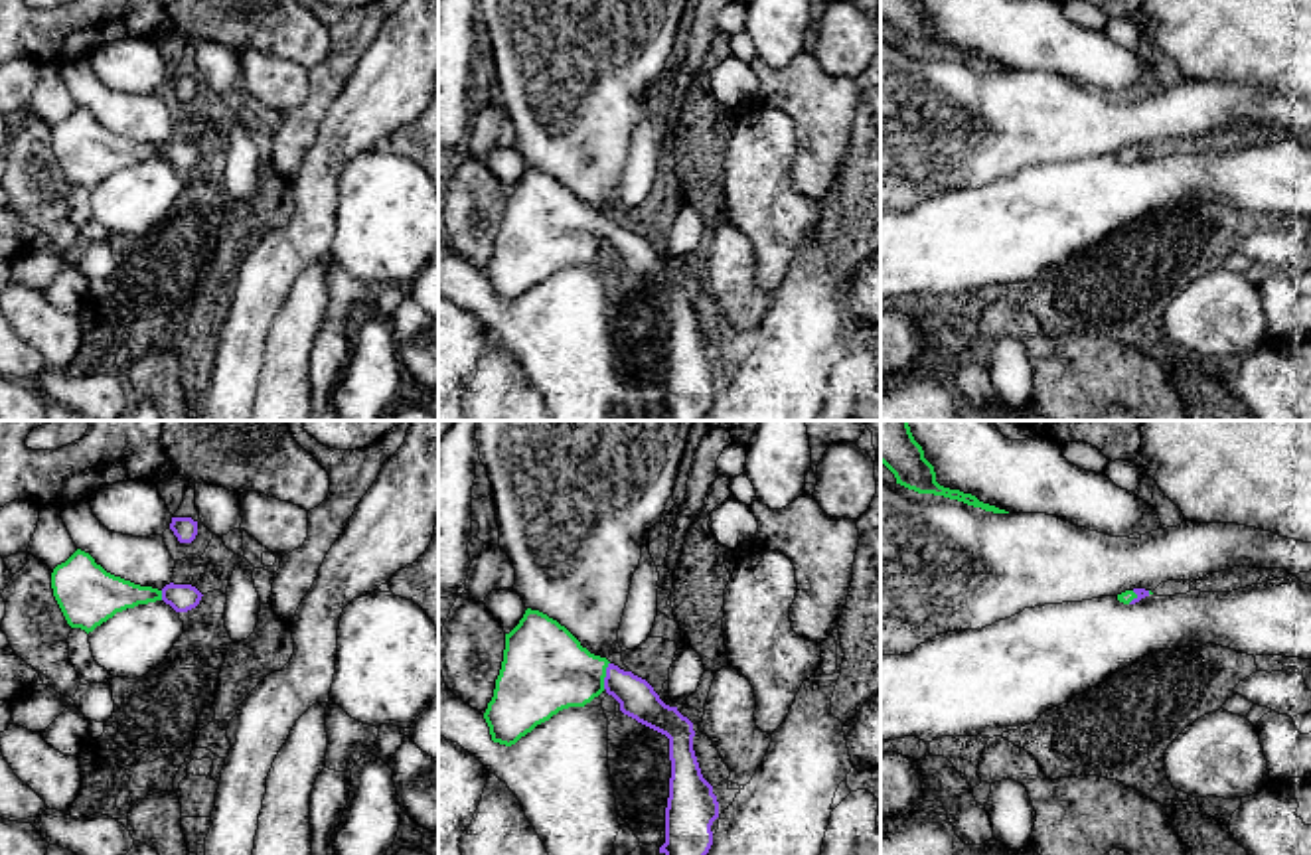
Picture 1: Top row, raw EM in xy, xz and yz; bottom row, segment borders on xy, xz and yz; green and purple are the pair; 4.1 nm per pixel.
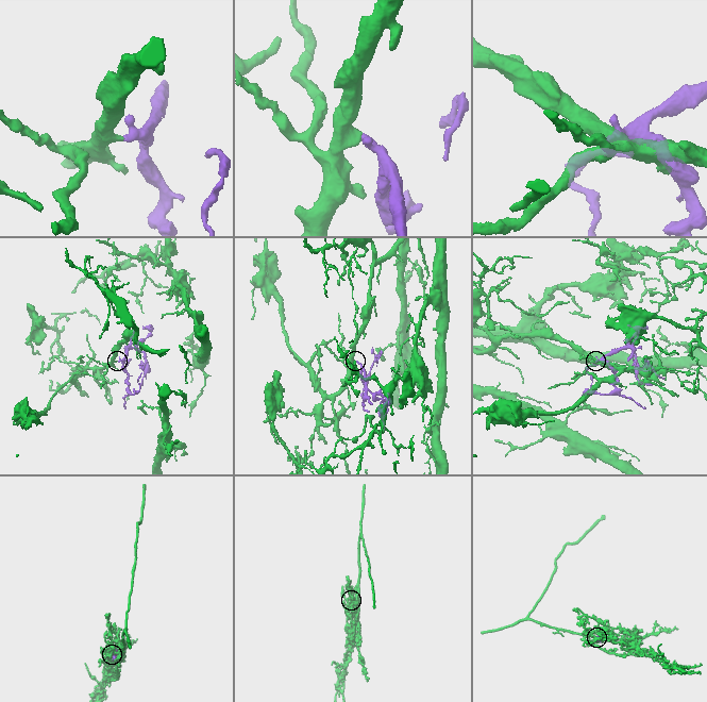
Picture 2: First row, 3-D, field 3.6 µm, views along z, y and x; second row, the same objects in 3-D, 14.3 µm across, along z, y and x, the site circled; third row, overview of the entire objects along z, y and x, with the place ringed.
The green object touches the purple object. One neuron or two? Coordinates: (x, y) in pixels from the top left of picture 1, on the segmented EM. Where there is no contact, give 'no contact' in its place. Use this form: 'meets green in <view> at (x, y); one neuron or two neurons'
meets green in xz at (605, 676); one neuron

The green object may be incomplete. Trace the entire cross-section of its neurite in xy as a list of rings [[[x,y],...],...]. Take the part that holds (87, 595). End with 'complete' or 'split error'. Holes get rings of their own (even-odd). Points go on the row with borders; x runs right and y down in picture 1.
[[[81,549],[53,569],[51,588],[67,624],[87,634],[116,612],[138,604],[164,600],[176,612],[188,612],[195,608],[203,596],[192,584],[170,583],[162,590],[134,584],[107,573]]]; split error

